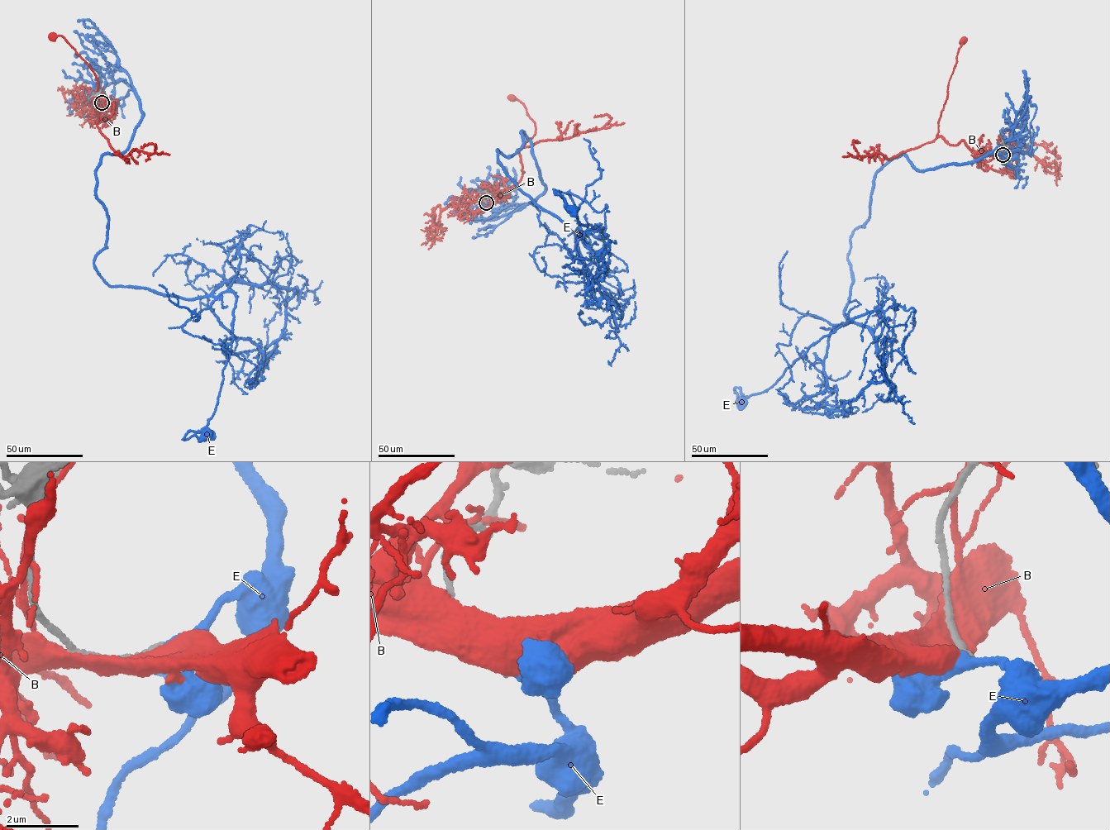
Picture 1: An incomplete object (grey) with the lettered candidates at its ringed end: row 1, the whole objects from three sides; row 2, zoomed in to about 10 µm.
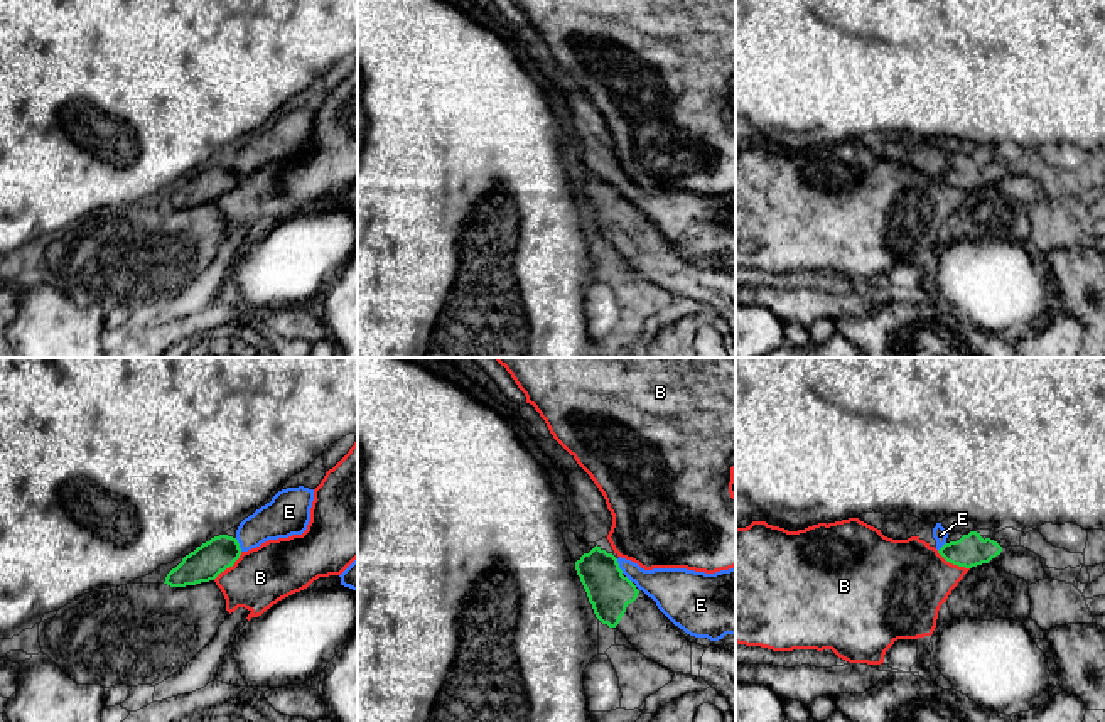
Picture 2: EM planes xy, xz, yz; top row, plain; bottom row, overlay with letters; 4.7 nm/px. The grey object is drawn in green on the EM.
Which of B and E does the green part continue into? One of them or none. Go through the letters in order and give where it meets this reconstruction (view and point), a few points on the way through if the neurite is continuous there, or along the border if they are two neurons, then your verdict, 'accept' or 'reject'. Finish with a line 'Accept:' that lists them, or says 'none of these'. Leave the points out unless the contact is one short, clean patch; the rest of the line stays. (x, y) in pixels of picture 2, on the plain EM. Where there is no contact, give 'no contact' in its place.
B: yz (954, 186) | reject
E: xz (618, 188) | along xz (616, 181), (623, 194) | reject
Accept: none of these

